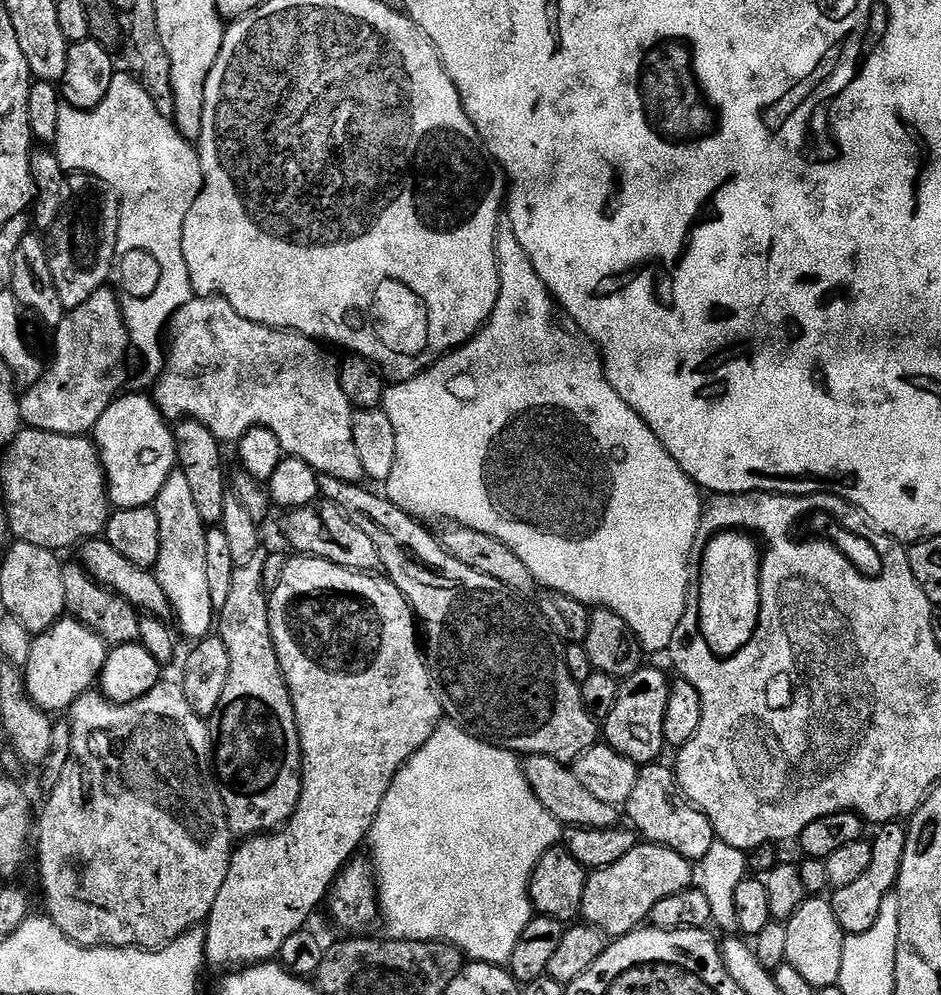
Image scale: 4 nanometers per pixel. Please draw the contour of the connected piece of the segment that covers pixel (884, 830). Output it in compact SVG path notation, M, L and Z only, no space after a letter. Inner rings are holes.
M900 822L879 825L876 837L871 837L872 853L870 866L850 886L842 886L831 893L830 903L834 910L834 918L838 918L838 926L847 935L866 934L874 922L878 922L878 913L882 911L882 902L893 895L902 870L902 854L906 850L908 837L905 825Z

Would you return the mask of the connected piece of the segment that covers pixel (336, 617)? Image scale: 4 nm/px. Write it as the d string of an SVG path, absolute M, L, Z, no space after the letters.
M299 554L293 555L291 558L293 560L286 561L284 569L280 572L280 581L277 582L276 589L271 589L268 609L270 610L270 634L274 642L274 650L278 654L284 681L290 690L300 735L300 753L304 756L304 771L300 778L300 797L294 814L283 828L245 839L241 843L244 845L241 848L239 845L233 851L230 870L226 874L226 882L222 882L222 890L218 890L218 898L214 898L214 906L207 918L206 931L202 936L204 959L209 969L232 970L237 966L272 962L279 957L283 950L283 943L308 924L307 920L311 918L312 911L319 904L321 907L325 903L333 884L336 883L336 877L344 871L344 865L359 853L356 851L359 850L360 844L362 848L367 841L368 834L372 831L372 819L378 814L378 810L382 806L382 798L386 798L386 790L390 790L398 770L408 763L408 759L415 752L422 750L422 746L426 746L426 742L432 737L434 730L442 723L440 697L434 687L432 673L422 655L421 641L418 639L418 621L408 600L398 590L398 586L394 586L392 581L383 575L351 572L349 568L343 568L329 560L319 560L313 556Z

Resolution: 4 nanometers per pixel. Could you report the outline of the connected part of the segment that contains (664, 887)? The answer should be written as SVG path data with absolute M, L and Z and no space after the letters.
M647 842L637 843L630 854L618 858L614 866L606 866L588 872L586 894L582 894L583 923L600 928L609 938L619 938L627 932L635 932L651 917L654 906L670 894L678 894L683 888L693 887L693 861L674 854L674 850Z

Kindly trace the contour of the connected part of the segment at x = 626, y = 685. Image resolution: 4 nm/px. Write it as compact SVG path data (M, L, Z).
M641 666L633 676L628 676L620 685L618 703L614 705L612 713L602 721L603 739L618 754L633 760L637 766L651 764L661 759L660 751L665 751L664 731L662 722L666 722L666 698L668 697L668 685L670 676L667 676L660 668L648 668Z

